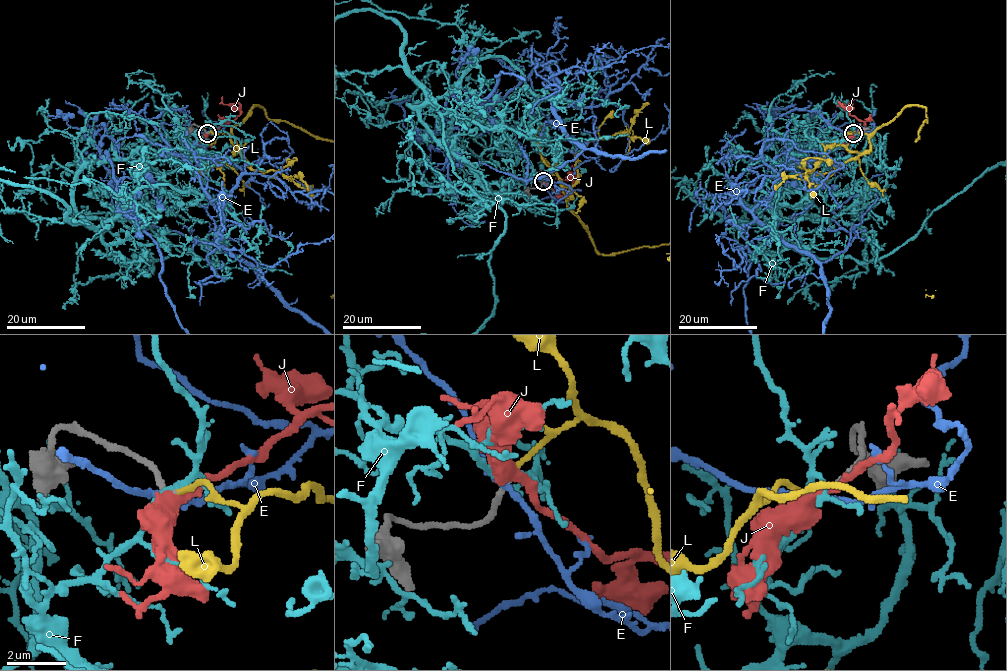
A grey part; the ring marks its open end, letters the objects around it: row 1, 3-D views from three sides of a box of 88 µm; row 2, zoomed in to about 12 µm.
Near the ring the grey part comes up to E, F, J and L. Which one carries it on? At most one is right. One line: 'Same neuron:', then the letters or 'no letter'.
Same neuron: L

